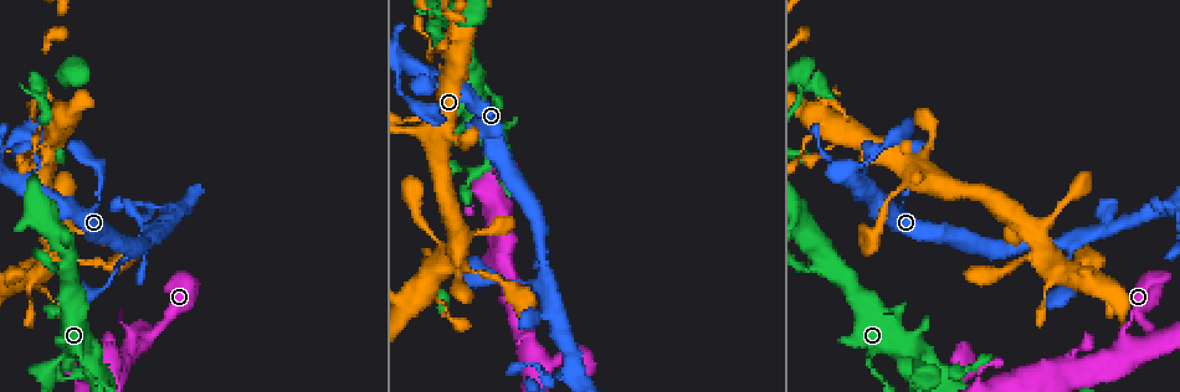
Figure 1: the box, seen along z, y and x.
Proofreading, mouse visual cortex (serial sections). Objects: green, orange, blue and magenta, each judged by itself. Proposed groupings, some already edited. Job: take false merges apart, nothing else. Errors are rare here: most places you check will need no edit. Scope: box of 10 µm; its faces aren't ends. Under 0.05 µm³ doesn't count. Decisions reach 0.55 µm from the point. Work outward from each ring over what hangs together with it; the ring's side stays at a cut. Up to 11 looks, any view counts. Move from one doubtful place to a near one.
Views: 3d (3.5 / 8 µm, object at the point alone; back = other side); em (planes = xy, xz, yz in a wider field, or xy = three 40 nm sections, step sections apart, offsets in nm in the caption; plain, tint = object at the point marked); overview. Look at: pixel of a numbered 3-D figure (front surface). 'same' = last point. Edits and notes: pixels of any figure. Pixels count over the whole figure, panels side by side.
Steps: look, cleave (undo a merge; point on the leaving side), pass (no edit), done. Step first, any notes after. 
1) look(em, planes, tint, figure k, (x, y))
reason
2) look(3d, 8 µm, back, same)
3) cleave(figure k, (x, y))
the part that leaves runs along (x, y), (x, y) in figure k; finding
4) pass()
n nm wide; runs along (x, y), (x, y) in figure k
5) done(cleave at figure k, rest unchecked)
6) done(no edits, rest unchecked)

look(3d, 3.5 µm, figure 1, (79, 372))
sharp bend

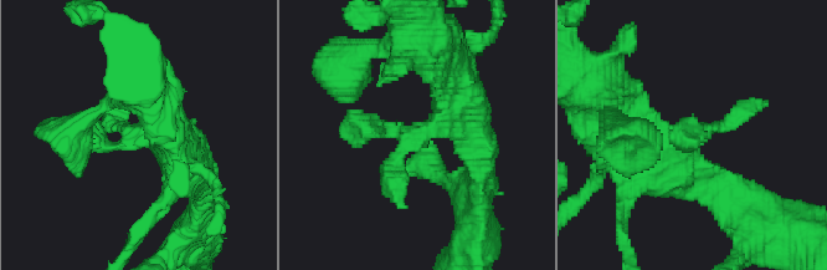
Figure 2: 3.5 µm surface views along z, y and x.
look(em, planes, plain, figure 2, (141, 134))

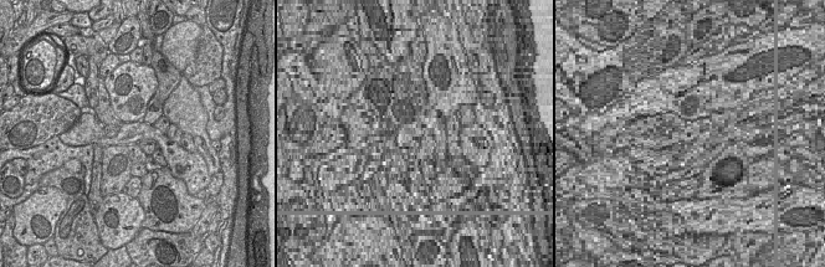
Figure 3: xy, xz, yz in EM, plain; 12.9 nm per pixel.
look(em, planes, tint, same)

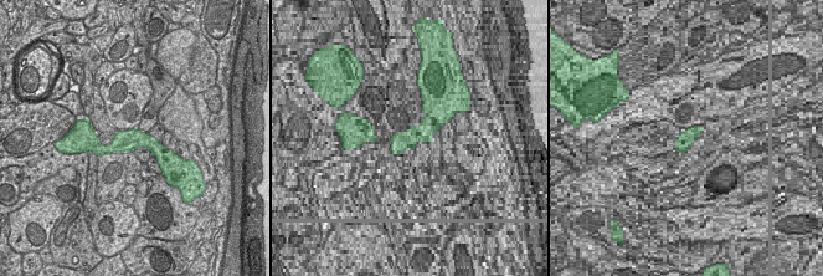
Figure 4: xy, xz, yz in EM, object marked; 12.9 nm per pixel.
pass()
280 nm wide; runs along (92, 134), (101, 148), (148, 141), (168, 153) in figure 4; continuous, no second cell

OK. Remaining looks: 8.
look(3d, 3.5 µm, figure 1, (70, 262))
three-way junction

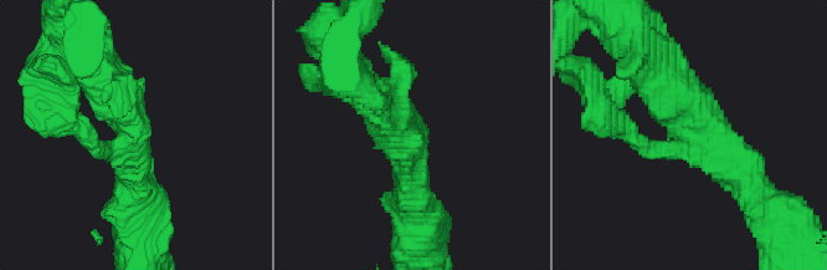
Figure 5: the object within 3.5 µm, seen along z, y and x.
look(em, xy, step 1, tint, figure 5, (129, 137))

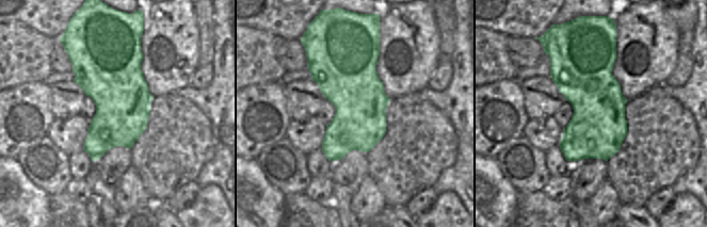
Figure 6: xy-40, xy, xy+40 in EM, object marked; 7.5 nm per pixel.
pass()
440 nm wide; runs along (764, 199), (656, 77) in figure 5; one cell here

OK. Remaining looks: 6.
look(3d, 3.5 µm, figure 1, (49, 125))
three-way junction

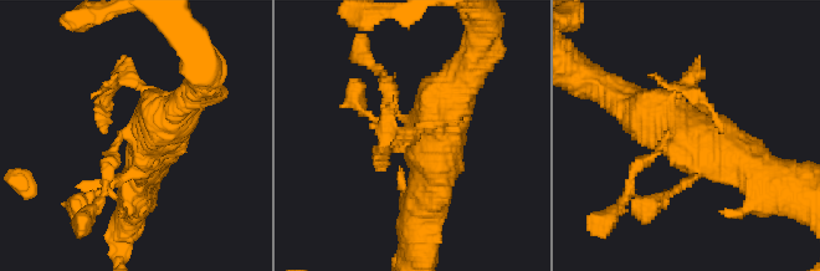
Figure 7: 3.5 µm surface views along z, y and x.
look(em, xy, step 2, tint, figure 7, (410, 124))
need the tissue

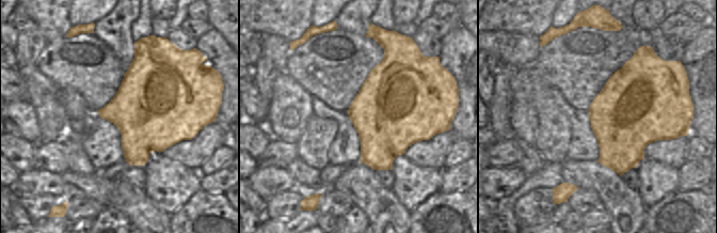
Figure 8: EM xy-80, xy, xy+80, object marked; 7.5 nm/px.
pass()
runs along (754, 167), (683, 137), (624, 95) in figure 7; all the same cell

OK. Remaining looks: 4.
look(em, planes, tint, figure 1, (501, 282))
calibre changes

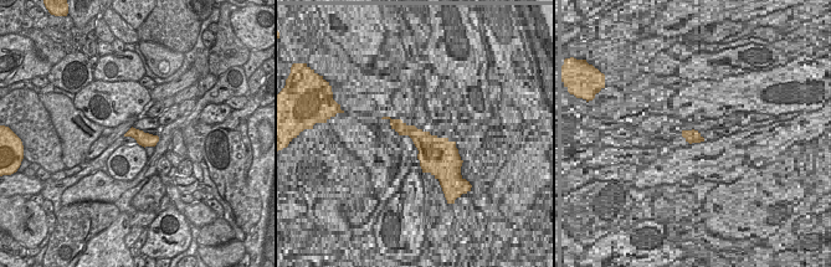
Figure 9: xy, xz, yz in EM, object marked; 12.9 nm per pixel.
look(3d, 3.5 µm, same)

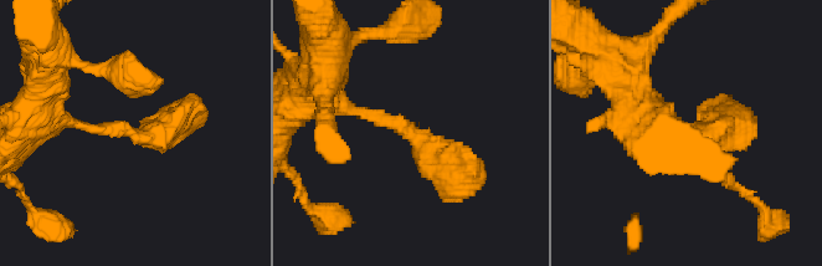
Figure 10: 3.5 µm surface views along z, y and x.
pass()
arms of 150, 400 nm; runs along (333, 102), (401, 124), (466, 184) in figure 10; one cell here

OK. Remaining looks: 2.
done(no edits, rest unchecked)

